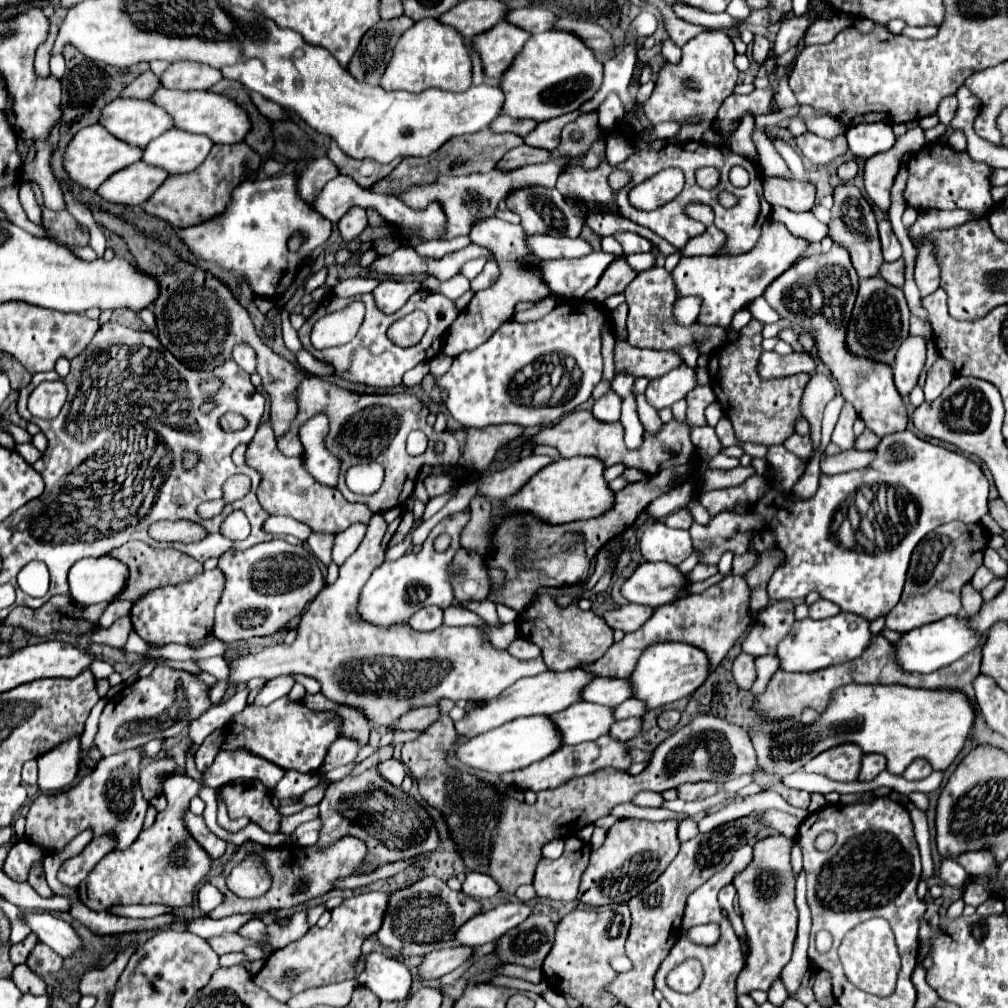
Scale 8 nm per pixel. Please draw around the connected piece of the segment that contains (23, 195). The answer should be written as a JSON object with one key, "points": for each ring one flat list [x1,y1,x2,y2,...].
{"points":[[28,181,20,185,20,203,22,203,28,219,34,223,40,223,40,207,34,199,34,191,32,191,32,185]]}

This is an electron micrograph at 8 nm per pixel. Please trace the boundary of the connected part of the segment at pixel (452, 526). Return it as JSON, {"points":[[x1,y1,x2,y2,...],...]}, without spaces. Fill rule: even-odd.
{"points":[[470,509,444,517,438,525,434,525,434,529,430,531,428,539,424,541,424,547,420,553,406,553,400,559,382,563,378,569,374,569,374,573,370,575,370,579,364,585,362,595,360,595,360,603,358,603,360,617,374,625,386,627,392,623,406,621,408,615,416,613,424,605,442,605,442,609,450,607,454,601,454,591,452,591,452,583,450,583,448,565,450,565,450,559,460,549,460,531,466,527,468,521,470,521],[440,533,448,533,452,539,450,549,444,553,438,553,432,545]]}

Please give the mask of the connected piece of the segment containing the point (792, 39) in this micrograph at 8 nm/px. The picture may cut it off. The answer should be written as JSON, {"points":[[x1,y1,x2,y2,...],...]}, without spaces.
{"points":[[806,16,793,17,791,19,782,18,781,28,777,34,773,47,776,55,781,55,791,47,797,46,804,36,805,31,812,21]]}

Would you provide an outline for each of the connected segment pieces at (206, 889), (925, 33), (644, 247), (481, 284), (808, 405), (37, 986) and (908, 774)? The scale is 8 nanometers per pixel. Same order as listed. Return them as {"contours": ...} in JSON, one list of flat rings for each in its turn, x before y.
{"contours":[[[206,881,200,891,198,891,198,905,204,913,216,909,220,903,224,903,224,893,220,889,216,889,210,881]],[[906,27,902,33,912,39,930,39,938,33,938,27]],[[618,233,616,235,618,243,624,249,624,255,632,255,632,253,646,253,652,249,652,243,636,233]],[[492,259,492,261,488,261,488,263,484,265,482,273,480,273,476,279,472,279,472,291,476,293,476,291,480,291,480,289,490,287,490,285,496,281,496,277,498,277,498,263]],[[814,373,806,393,802,397,802,415,808,419,810,423,810,437,814,441,814,449,818,449,820,445,820,421,822,421,822,411,826,407,826,403,836,395,834,383,830,377,822,375,822,373]],[[18,965,12,971,12,979,20,991,26,991,30,995,40,996,46,993,46,983,38,979,26,965]],[[916,759,904,773,902,773,902,777,904,779,908,779,908,781,918,781,918,779,924,779,924,777,928,777,932,773,932,767,930,767,930,763,928,761,924,761,924,759]]]}

